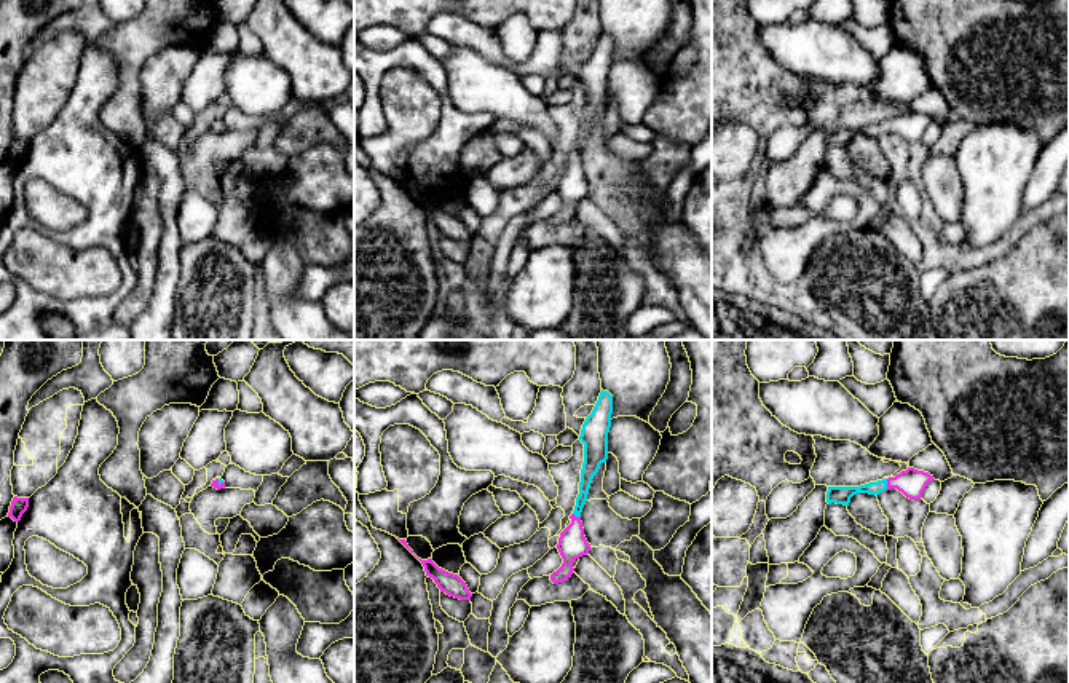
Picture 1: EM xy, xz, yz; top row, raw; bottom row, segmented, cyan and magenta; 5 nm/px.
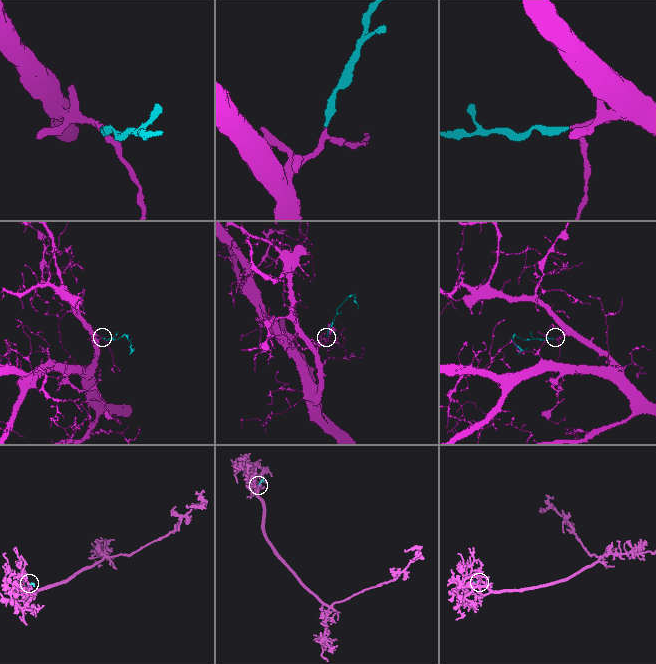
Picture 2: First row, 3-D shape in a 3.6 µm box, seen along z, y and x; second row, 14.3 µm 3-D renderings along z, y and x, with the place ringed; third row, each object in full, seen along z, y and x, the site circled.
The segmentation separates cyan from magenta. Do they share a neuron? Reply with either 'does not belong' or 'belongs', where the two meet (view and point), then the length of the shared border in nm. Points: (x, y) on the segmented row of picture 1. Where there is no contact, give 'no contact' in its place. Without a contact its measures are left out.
belongs; contact yz (886, 484); length 60 nm

